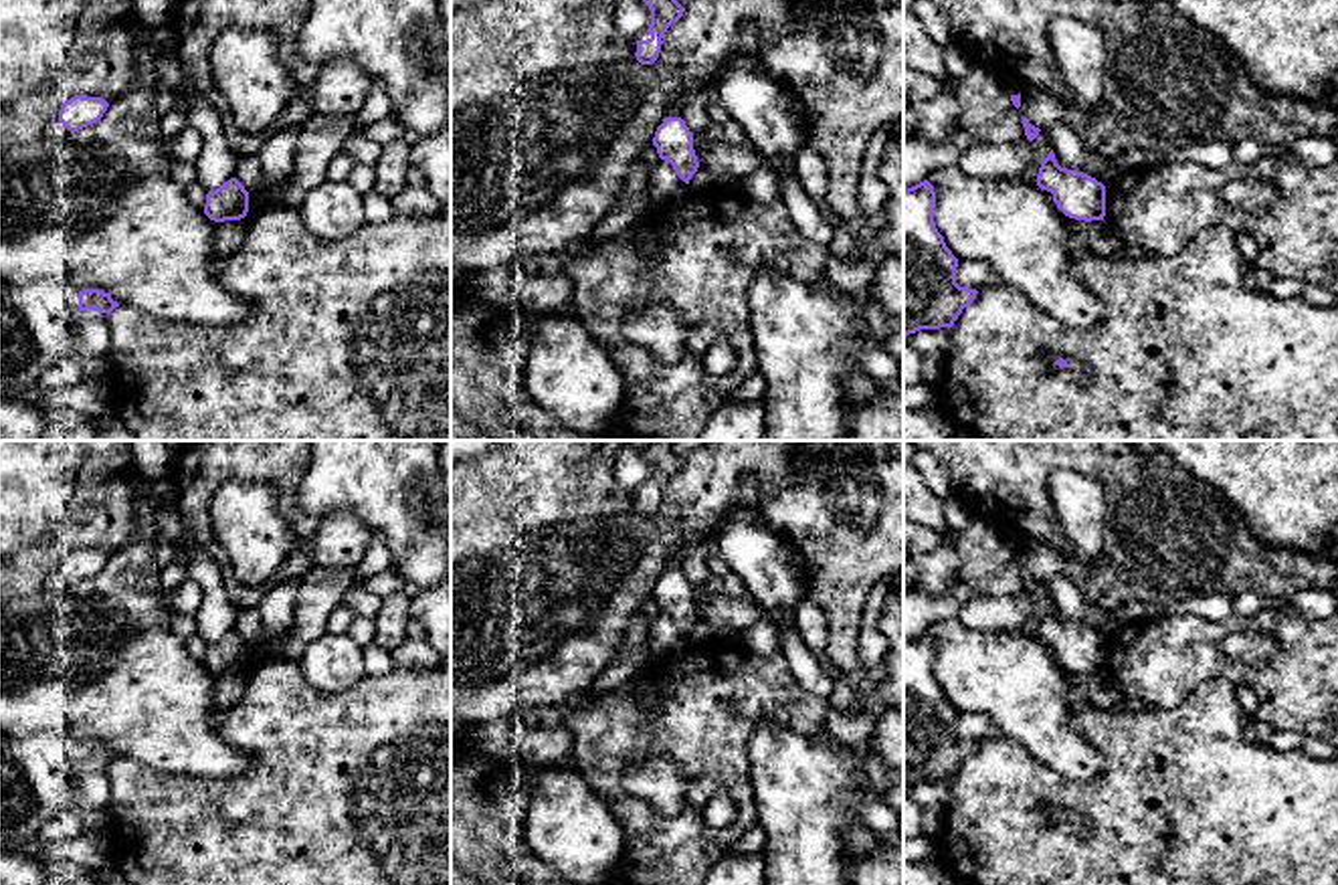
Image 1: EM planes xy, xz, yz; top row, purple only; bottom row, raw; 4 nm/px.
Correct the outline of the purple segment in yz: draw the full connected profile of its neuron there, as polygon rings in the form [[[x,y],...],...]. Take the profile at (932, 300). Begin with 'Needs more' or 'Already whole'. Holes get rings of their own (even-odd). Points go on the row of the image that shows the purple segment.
Already whole. [[[928,180],[903,190],[903,337],[920,329],[950,329],[978,293],[956,283],[958,259],[936,228],[934,208],[936,192]]]

